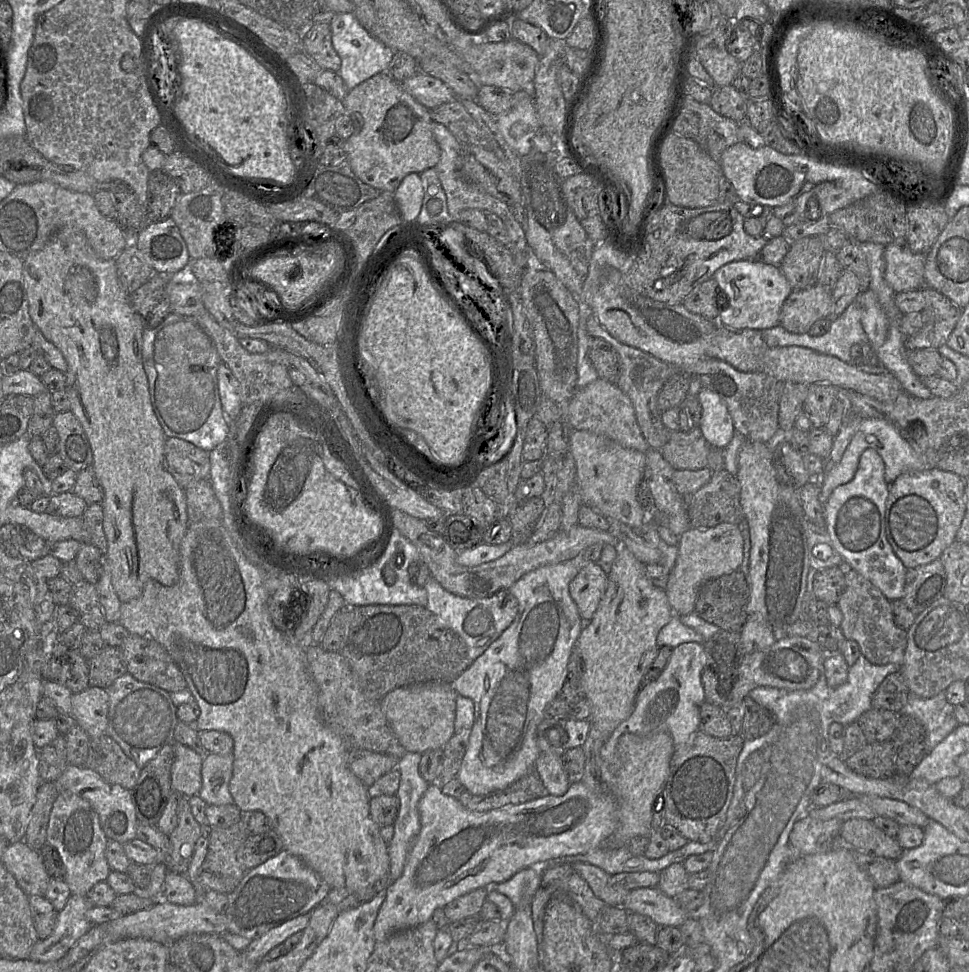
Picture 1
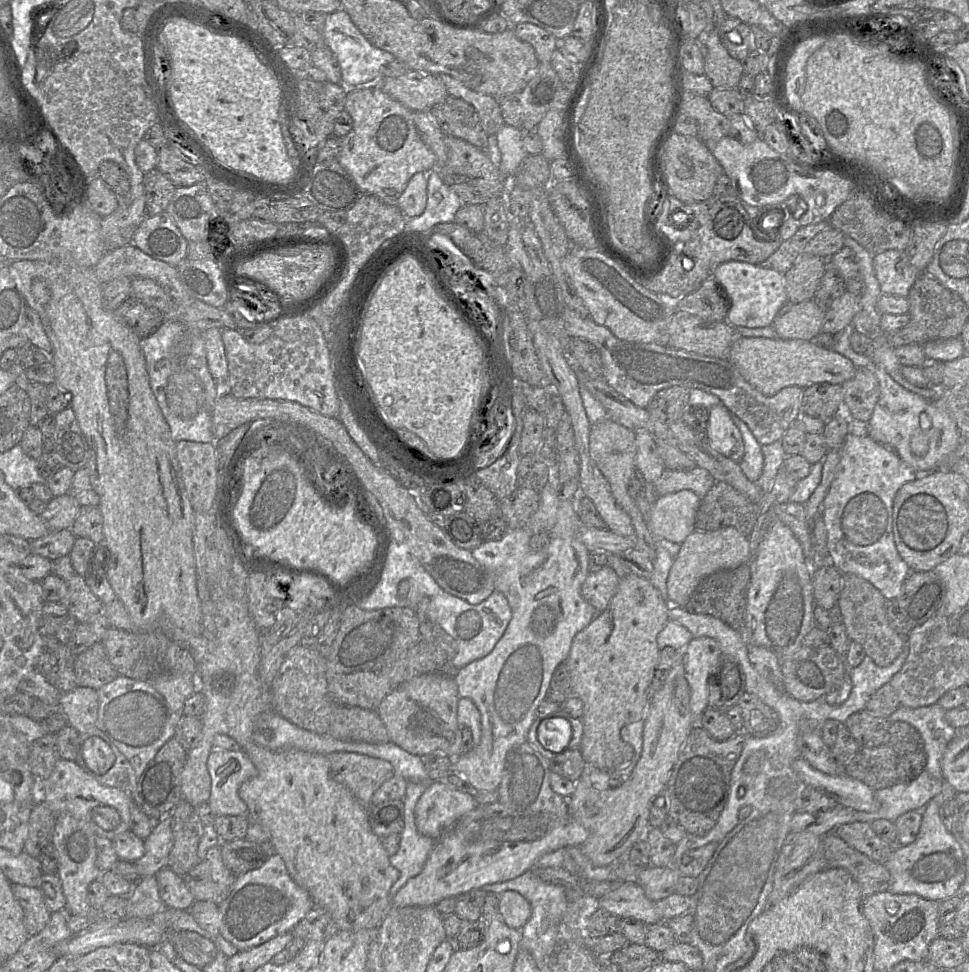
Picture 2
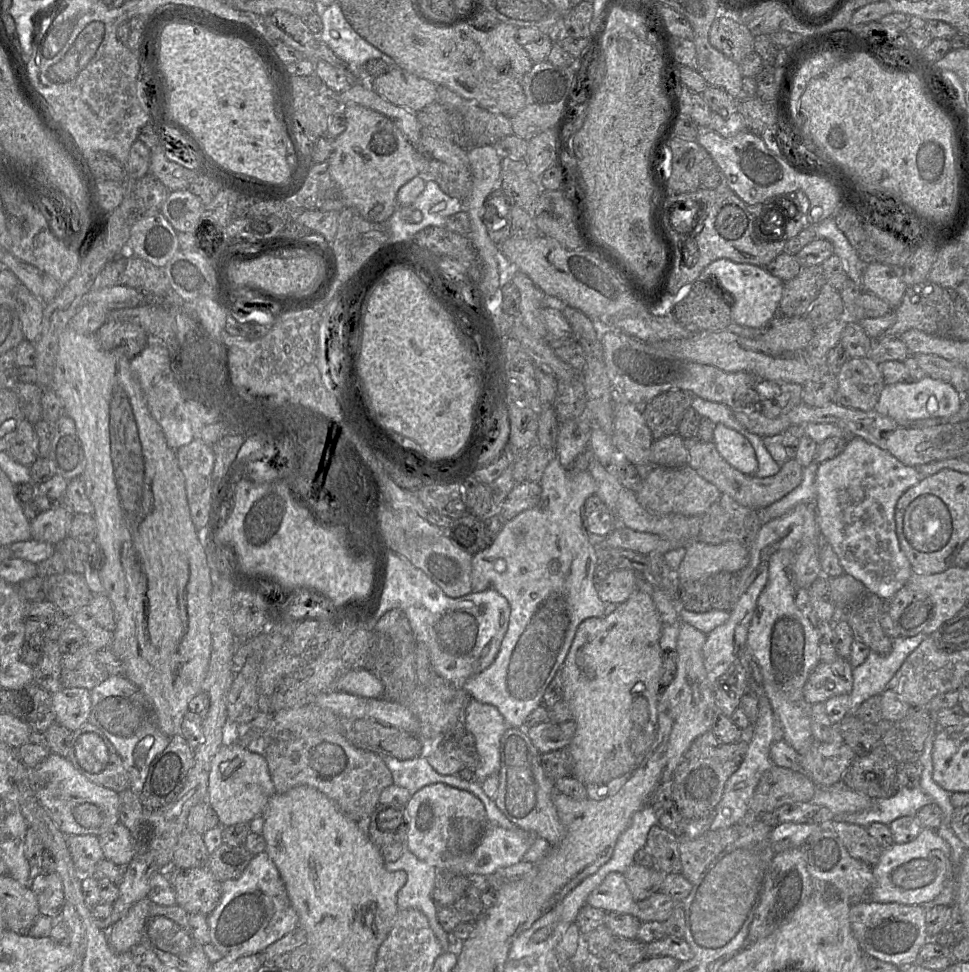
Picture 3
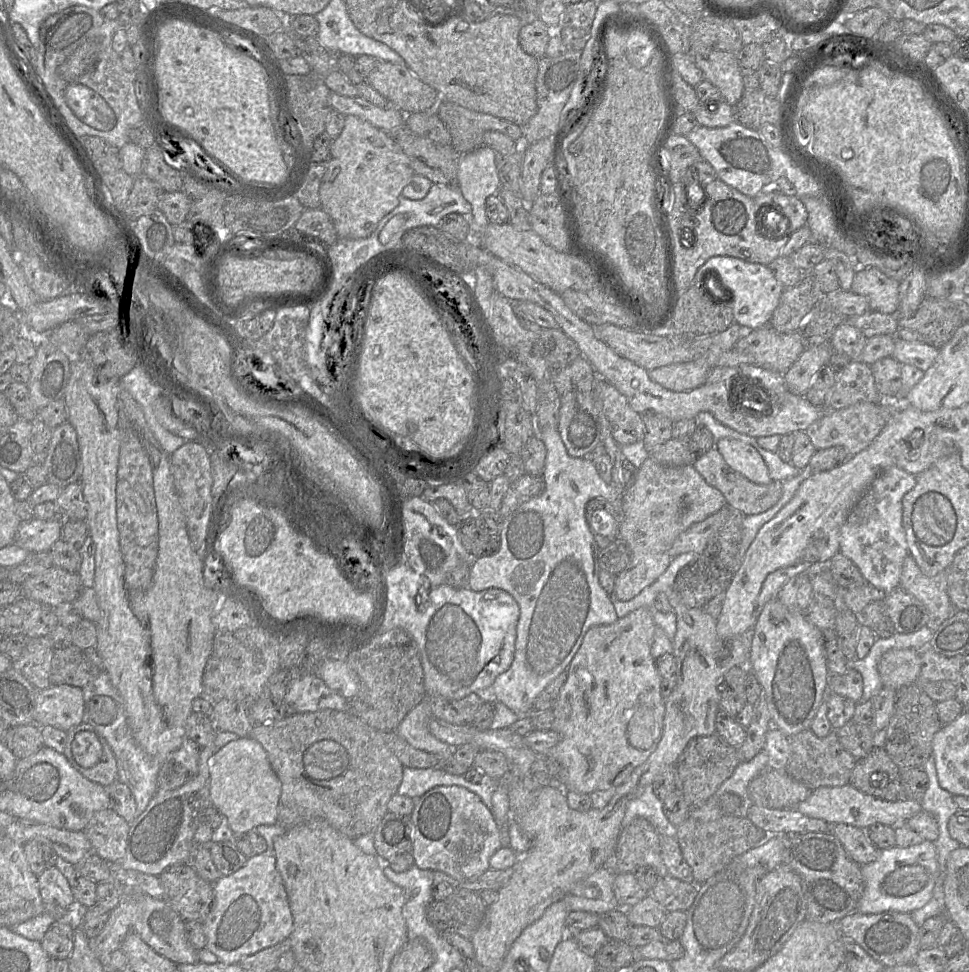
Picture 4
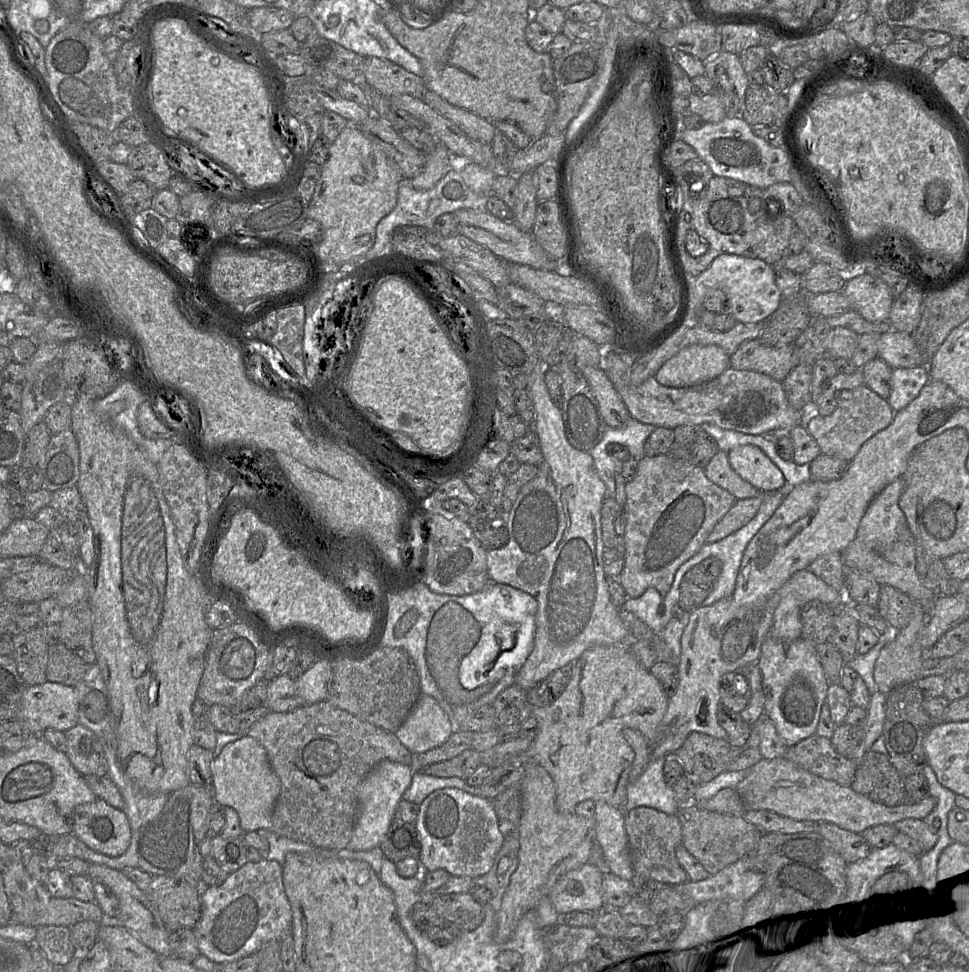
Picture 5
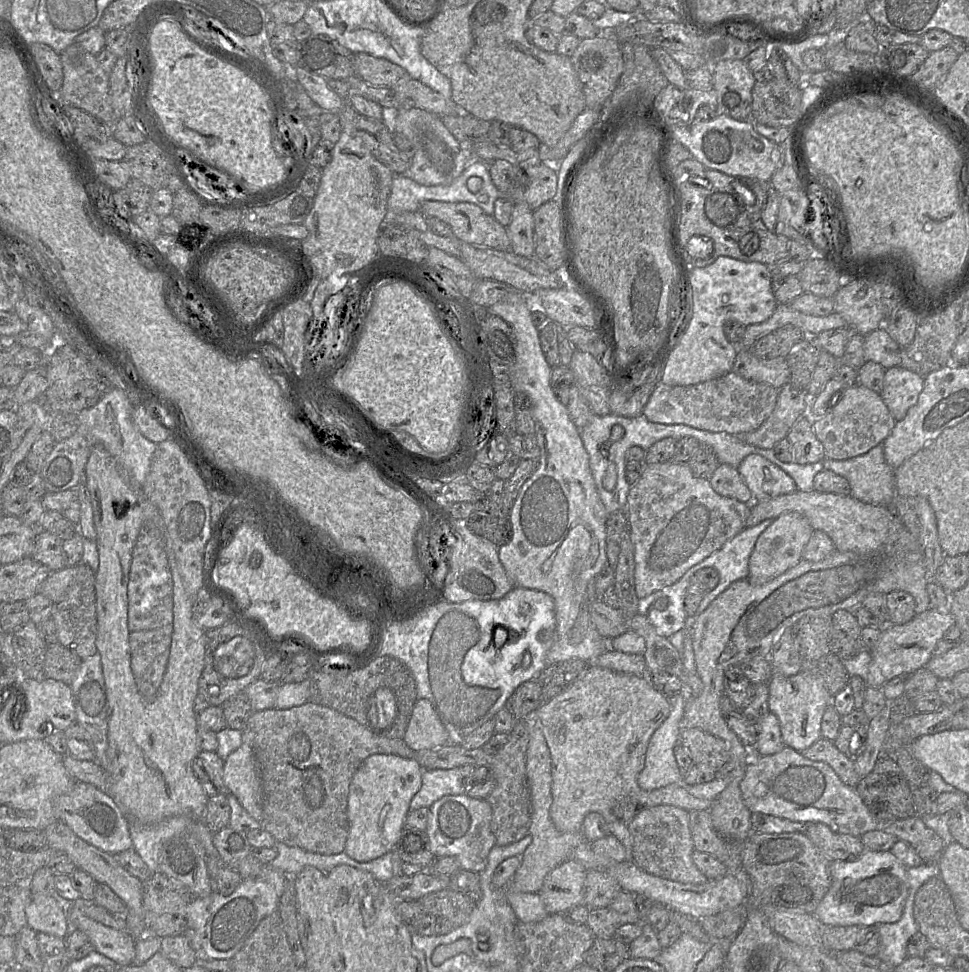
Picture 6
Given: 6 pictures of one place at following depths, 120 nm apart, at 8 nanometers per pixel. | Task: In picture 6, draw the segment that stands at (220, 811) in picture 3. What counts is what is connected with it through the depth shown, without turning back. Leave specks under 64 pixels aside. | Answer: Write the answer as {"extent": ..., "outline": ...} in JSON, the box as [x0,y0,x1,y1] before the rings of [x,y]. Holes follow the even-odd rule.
{"extent":[223,743,262,823],"outline":[[[242,743],[224,760],[223,783],[251,817],[262,823],[262,789],[252,748]]]}

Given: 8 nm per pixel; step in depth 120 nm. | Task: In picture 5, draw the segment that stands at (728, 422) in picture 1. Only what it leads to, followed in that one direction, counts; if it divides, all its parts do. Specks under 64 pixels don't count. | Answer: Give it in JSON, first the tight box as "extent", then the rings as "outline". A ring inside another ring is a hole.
{"extent":[727,446,786,493],"outline":[[[737,446],[727,457],[731,468],[761,493],[776,492],[786,486],[783,473],[755,446]]]}

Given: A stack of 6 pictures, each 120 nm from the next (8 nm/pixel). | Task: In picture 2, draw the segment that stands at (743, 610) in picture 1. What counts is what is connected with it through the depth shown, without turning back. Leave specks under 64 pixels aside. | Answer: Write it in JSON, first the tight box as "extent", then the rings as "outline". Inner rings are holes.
{"extent":[683,563,751,632],"outline":[[[744,563],[735,569],[714,572],[702,579],[683,608],[693,614],[713,616],[735,631],[741,632],[745,625],[750,583],[751,571],[748,563]]]}

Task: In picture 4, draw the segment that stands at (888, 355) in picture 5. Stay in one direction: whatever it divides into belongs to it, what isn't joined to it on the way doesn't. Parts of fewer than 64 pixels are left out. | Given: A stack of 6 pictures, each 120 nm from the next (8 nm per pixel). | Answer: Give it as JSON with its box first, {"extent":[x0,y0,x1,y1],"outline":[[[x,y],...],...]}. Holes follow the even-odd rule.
{"extent":[892,338,939,372],"outline":[[[895,338],[892,357],[900,364],[910,364],[926,372],[936,361],[939,349],[925,342],[910,342]]]}

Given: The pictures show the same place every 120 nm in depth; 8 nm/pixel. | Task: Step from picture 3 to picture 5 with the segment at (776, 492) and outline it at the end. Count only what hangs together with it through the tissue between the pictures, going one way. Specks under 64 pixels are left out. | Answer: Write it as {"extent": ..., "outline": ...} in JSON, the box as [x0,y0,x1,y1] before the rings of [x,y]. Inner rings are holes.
{"extent":[703,451,761,500],"outline":[[[718,451],[703,469],[706,478],[726,490],[737,500],[755,498],[761,492],[743,480],[730,466],[727,453]]]}

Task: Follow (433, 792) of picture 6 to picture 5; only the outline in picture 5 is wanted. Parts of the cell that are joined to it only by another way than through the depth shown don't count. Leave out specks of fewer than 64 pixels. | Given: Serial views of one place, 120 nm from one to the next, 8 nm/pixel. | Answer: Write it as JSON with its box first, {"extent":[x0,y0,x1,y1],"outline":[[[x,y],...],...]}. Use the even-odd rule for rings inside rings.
{"extent":[403,771,479,805],"outline":[[[414,771],[410,787],[403,794],[403,799],[420,805],[432,792],[443,788],[458,788],[471,795],[479,796],[479,787],[471,787],[457,777],[434,777]]]}

